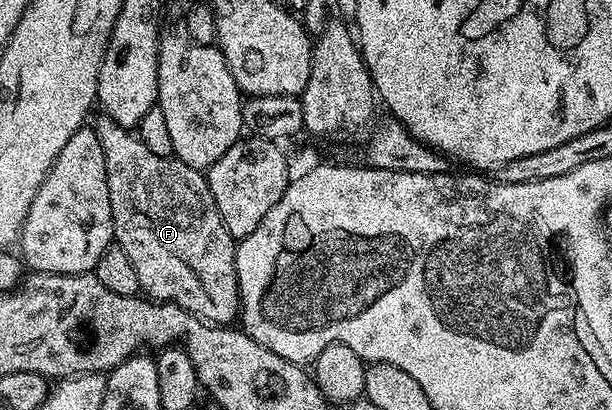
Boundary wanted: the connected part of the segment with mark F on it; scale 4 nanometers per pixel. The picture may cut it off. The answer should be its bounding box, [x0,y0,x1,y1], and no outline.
[95,115,241,325]

